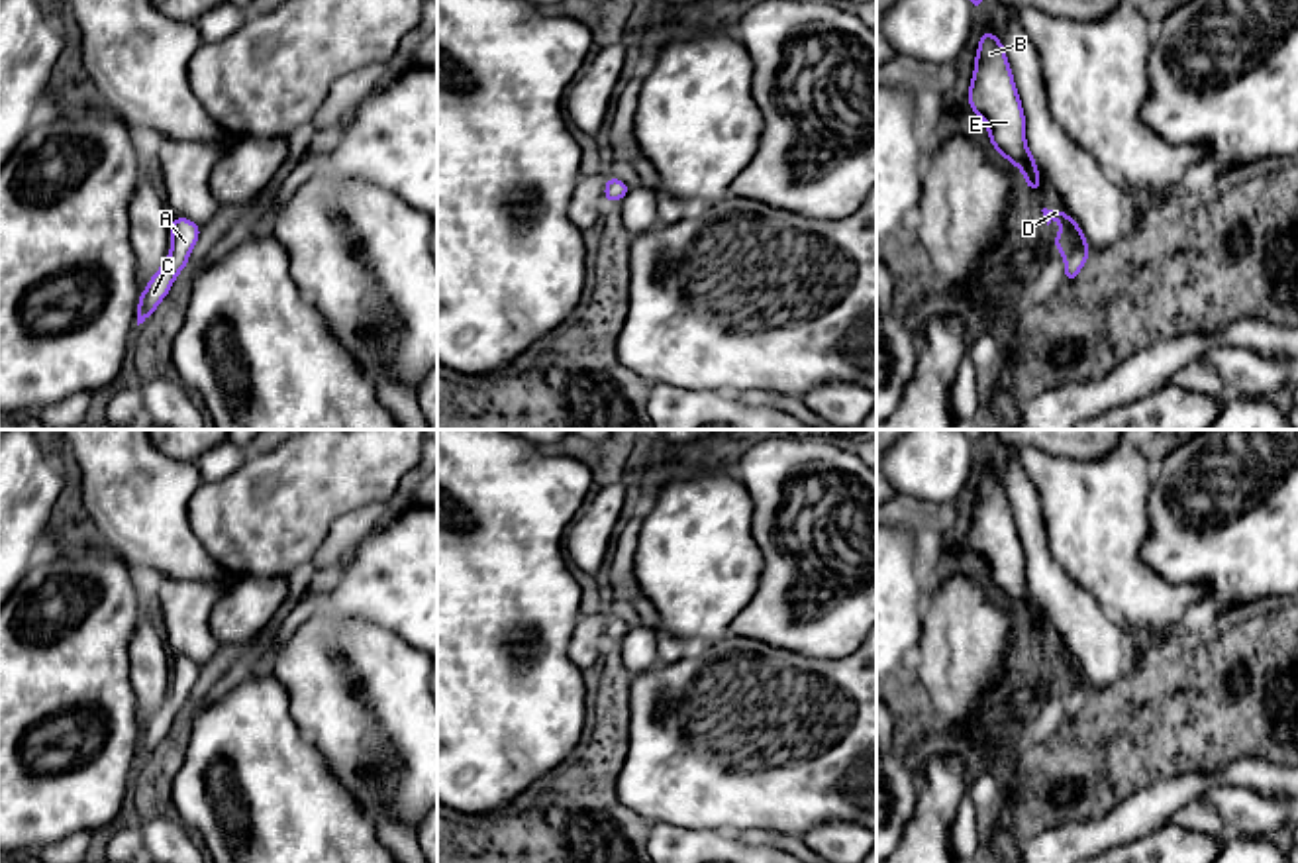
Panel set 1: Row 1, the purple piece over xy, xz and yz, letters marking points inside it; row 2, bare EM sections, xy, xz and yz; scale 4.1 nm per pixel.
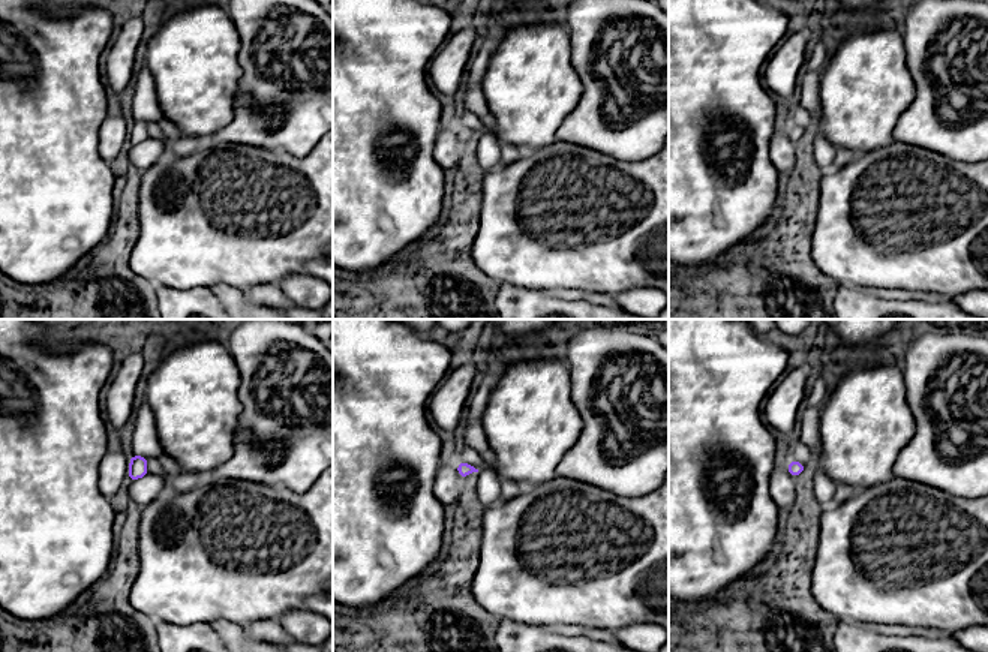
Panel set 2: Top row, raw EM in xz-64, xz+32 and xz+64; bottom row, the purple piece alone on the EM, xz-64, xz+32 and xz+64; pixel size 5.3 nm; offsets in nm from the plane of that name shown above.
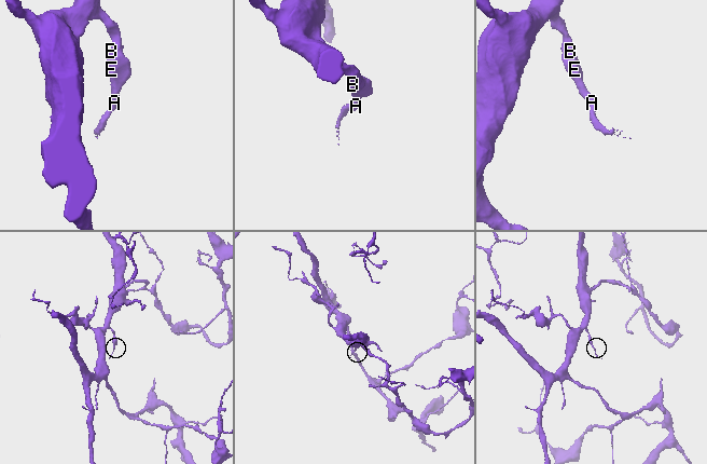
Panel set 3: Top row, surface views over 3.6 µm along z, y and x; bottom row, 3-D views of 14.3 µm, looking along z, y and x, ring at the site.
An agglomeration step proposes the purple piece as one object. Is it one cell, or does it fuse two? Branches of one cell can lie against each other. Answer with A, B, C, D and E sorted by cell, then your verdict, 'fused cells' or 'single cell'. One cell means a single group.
A B C D E; single cell

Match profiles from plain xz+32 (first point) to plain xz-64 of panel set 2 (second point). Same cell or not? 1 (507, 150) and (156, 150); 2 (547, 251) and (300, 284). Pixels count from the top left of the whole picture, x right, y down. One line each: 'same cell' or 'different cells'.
1: different cells
2: different cells

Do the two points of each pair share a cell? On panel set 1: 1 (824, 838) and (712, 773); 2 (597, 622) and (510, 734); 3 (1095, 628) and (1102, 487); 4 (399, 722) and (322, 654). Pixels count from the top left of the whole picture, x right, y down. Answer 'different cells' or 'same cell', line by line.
1: different cells
2: different cells
3: different cells
4: same cell

